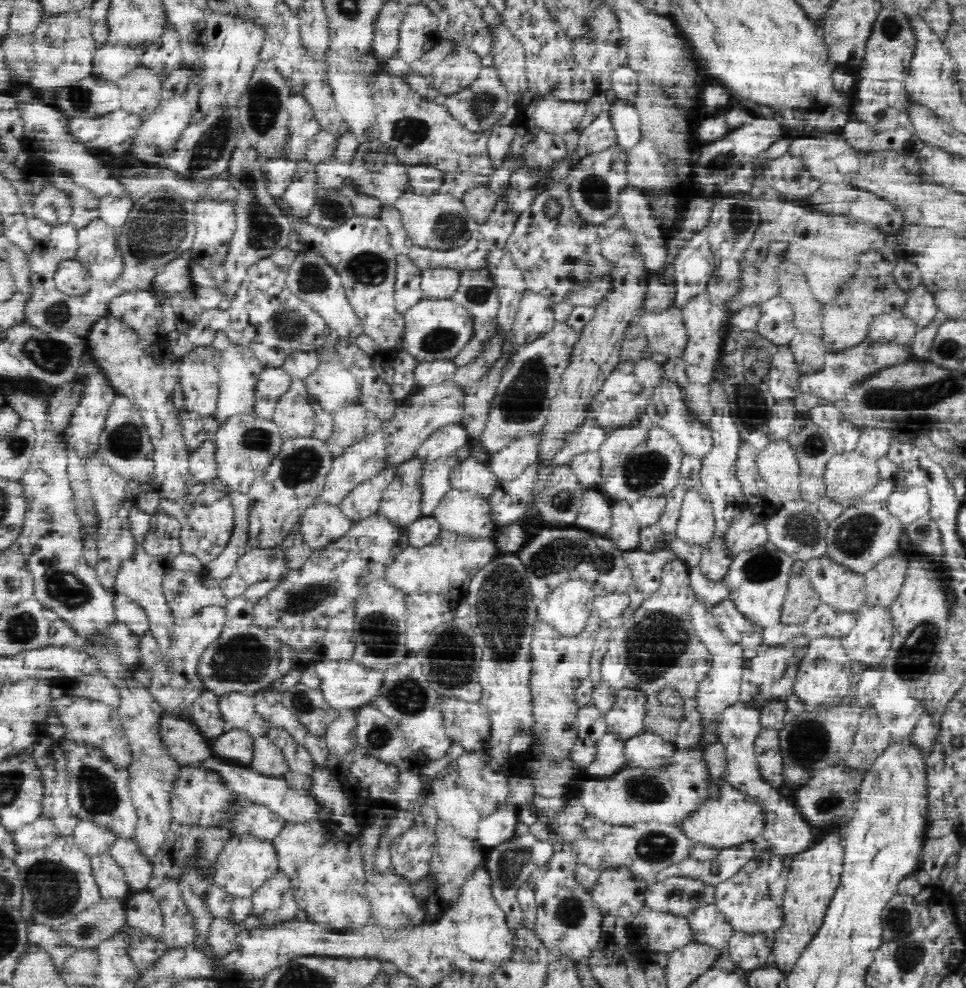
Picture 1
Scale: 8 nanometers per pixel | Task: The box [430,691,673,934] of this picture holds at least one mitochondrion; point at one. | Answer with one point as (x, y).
(510, 864)

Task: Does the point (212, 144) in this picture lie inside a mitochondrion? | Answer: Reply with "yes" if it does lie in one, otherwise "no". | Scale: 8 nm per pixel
yes

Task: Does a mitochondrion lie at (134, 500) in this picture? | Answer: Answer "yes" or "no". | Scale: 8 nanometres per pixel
no

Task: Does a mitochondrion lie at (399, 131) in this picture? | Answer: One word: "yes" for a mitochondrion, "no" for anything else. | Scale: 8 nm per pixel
yes

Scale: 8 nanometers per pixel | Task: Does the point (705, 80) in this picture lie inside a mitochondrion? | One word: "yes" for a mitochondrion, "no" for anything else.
no

